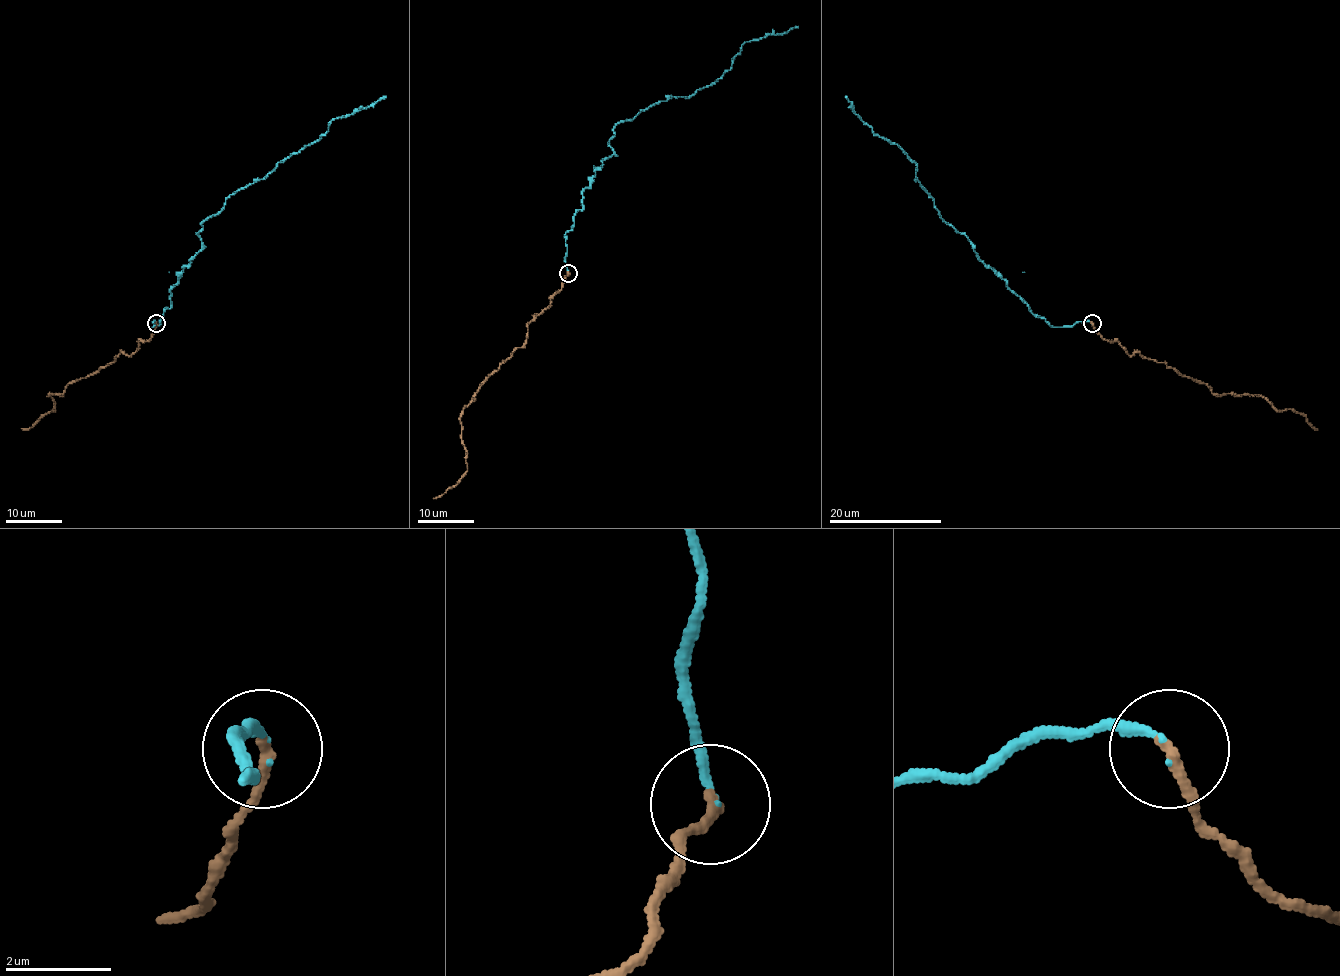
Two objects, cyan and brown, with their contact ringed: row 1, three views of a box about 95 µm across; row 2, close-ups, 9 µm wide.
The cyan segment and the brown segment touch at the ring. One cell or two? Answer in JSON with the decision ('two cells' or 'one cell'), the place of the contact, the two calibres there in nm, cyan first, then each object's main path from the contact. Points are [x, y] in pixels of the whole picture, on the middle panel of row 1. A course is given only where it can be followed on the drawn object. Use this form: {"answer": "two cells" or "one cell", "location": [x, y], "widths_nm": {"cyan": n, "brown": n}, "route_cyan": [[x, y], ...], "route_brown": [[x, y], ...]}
{"answer": "one cell", "location": [568, 273], "widths_nm": {"cyan": 150, "brown": 220}, "route_cyan": [[568, 273], [566, 233], [613, 153], [613, 128], [711, 85], [746, 42], [798, 28]], "route_brown": [[568, 273], [550, 304], [527, 325], [523, 345], [463, 409], [466, 474], [433, 498]]}

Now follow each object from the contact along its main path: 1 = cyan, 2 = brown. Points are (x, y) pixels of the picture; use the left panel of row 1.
1: (156, 323), (201, 248), (201, 224), (225, 200), (318, 140), (334, 118), (386, 96)
2: (156, 323), (130, 355), (121, 352), (62, 393), (48, 395), (54, 410), (21, 428)

